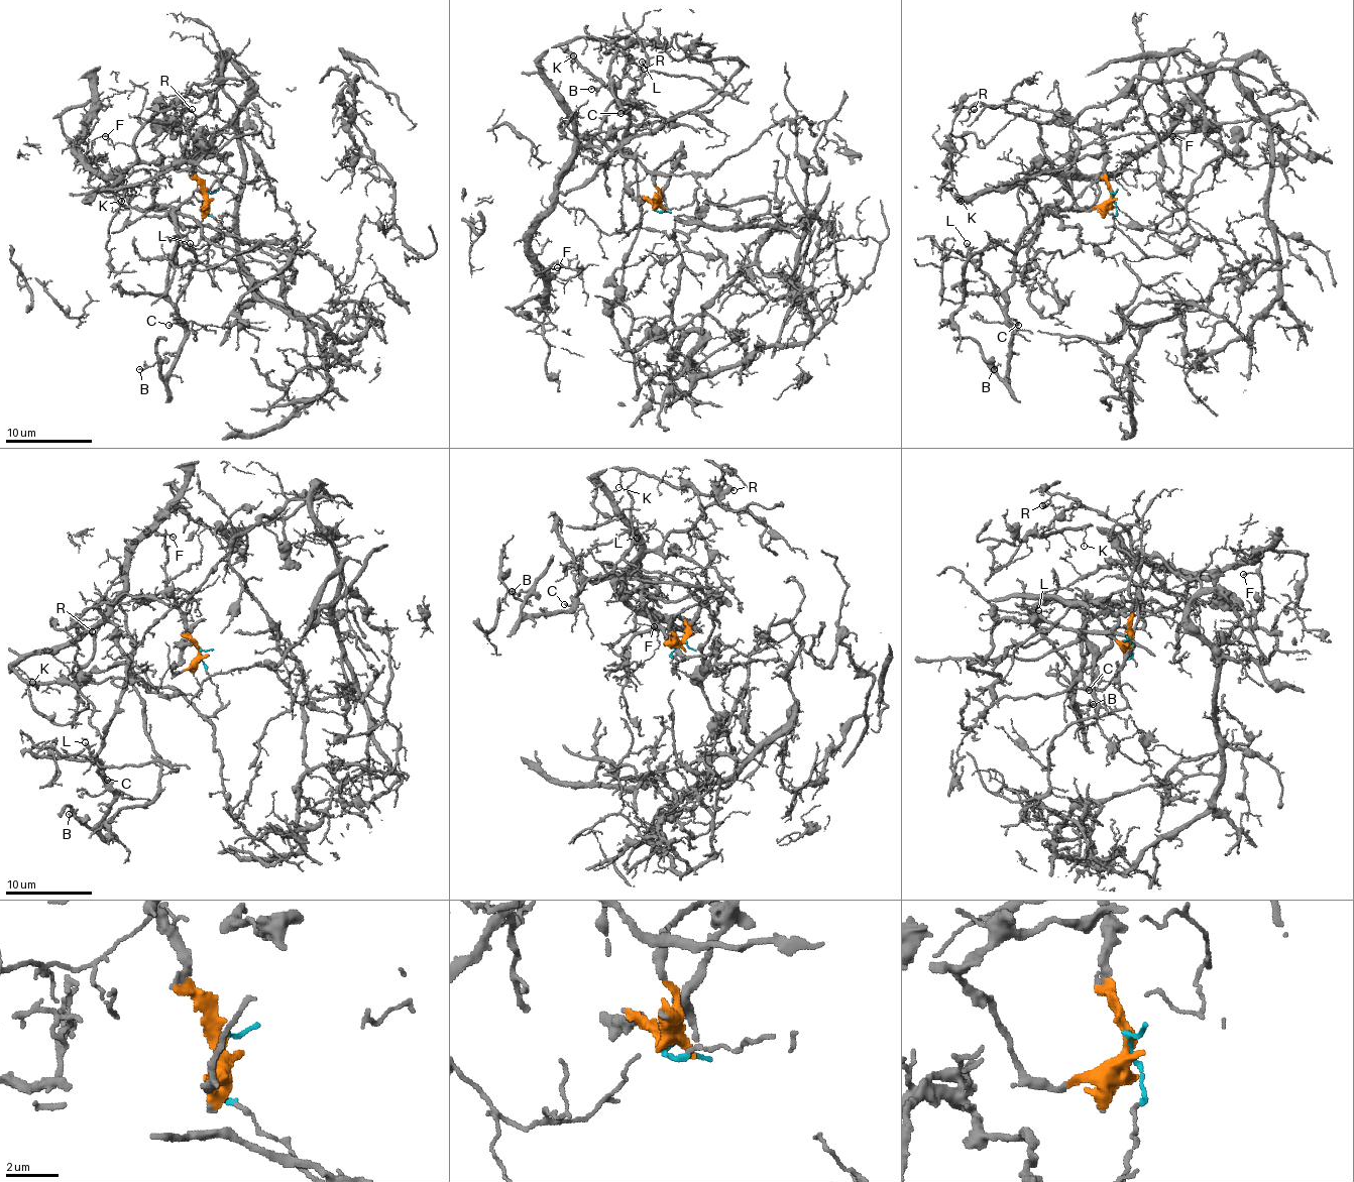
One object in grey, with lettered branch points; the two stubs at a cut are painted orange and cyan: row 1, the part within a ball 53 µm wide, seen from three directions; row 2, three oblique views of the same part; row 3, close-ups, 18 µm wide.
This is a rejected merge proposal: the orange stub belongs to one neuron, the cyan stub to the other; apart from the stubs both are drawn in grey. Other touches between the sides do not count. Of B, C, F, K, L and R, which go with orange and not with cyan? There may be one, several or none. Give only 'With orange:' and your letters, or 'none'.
With orange: F, K, R

